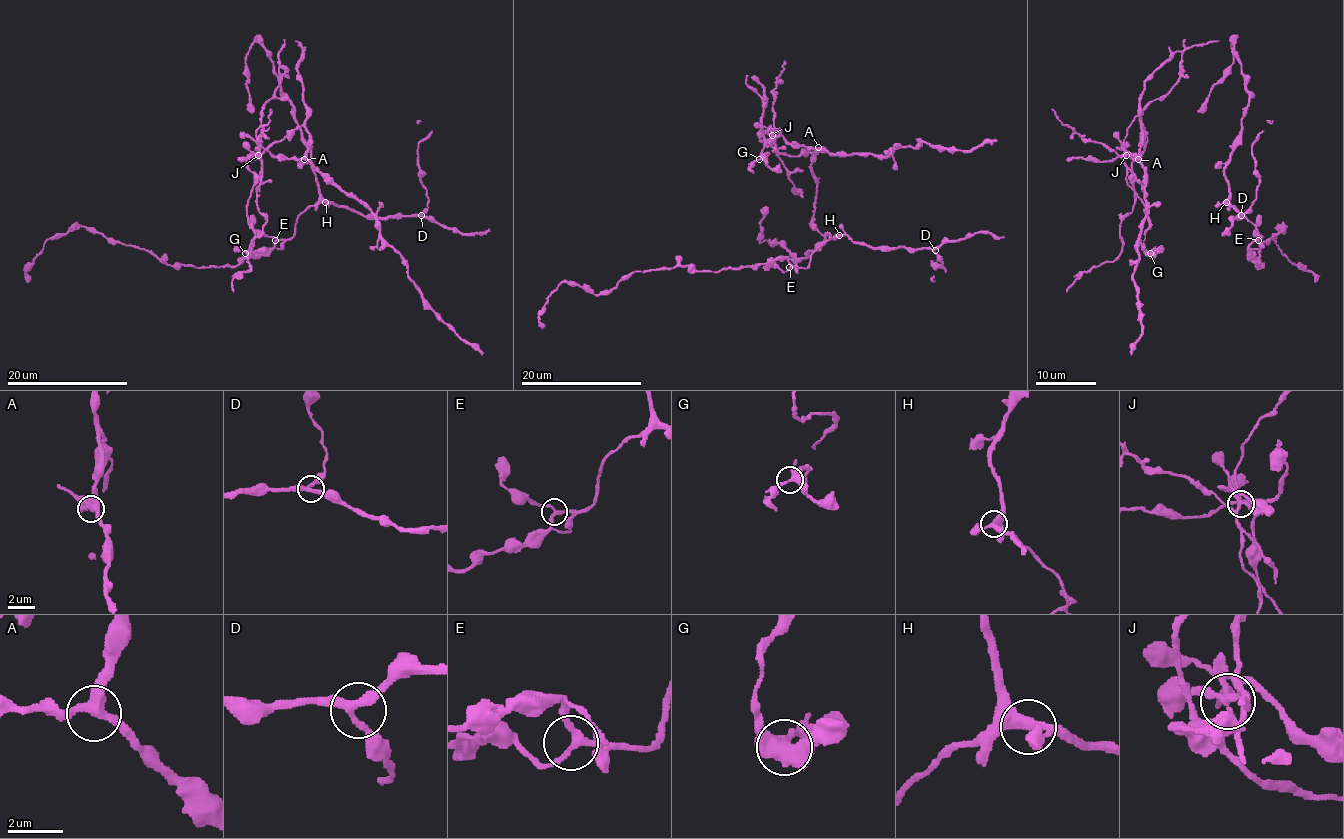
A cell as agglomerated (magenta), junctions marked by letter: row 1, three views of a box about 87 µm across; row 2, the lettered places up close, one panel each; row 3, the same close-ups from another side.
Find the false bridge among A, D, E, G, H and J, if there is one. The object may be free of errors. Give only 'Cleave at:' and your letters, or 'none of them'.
Cleave at: J

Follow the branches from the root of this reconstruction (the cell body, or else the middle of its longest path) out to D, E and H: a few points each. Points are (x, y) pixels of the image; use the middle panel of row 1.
D: (802, 257), (818, 247), (827, 233), (833, 238), (847, 235), (856, 242), (873, 247), (935, 250)
E: (802, 257), (818, 247), (827, 233), (833, 238), (811, 256), (806, 268), (789, 267)
H: (802, 257), (818, 247), (827, 233), (833, 238), (839, 235)

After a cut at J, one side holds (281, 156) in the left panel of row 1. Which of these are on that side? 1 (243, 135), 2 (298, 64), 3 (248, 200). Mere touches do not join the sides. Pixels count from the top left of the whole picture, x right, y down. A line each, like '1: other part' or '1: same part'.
1: same part
2: same part
3: same part

